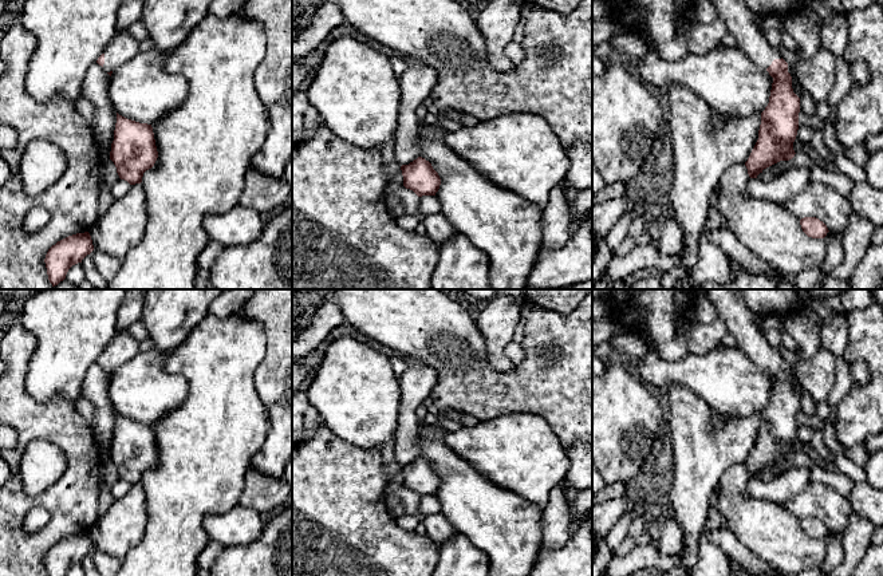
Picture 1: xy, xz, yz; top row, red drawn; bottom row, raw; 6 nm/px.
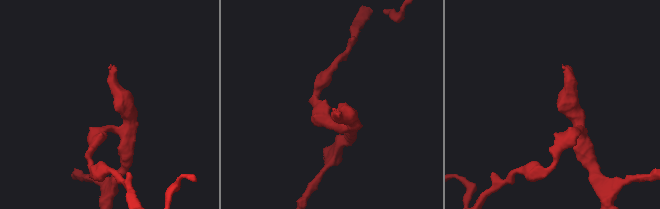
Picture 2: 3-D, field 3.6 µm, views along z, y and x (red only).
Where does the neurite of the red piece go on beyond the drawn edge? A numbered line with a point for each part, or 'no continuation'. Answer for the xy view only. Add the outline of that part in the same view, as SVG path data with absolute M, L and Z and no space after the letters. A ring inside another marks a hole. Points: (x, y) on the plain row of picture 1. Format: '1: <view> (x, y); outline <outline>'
1: xy (122, 347); outline M127 330L115 332L103 351L103 367L107 372L114 371L121 364L131 360L138 352L141 352L139 343L127 332Z

